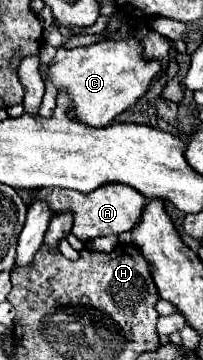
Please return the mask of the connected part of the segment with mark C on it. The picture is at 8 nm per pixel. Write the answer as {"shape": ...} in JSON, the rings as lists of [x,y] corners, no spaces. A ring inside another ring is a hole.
{"shape":[[[126,38],[126,40],[104,40],[72,50],[58,48],[52,62],[48,66],[40,66],[40,72],[58,90],[70,94],[74,102],[72,110],[78,122],[92,128],[104,128],[118,114],[128,110],[148,90],[150,82],[160,72],[160,64],[144,62],[138,40]]]}

